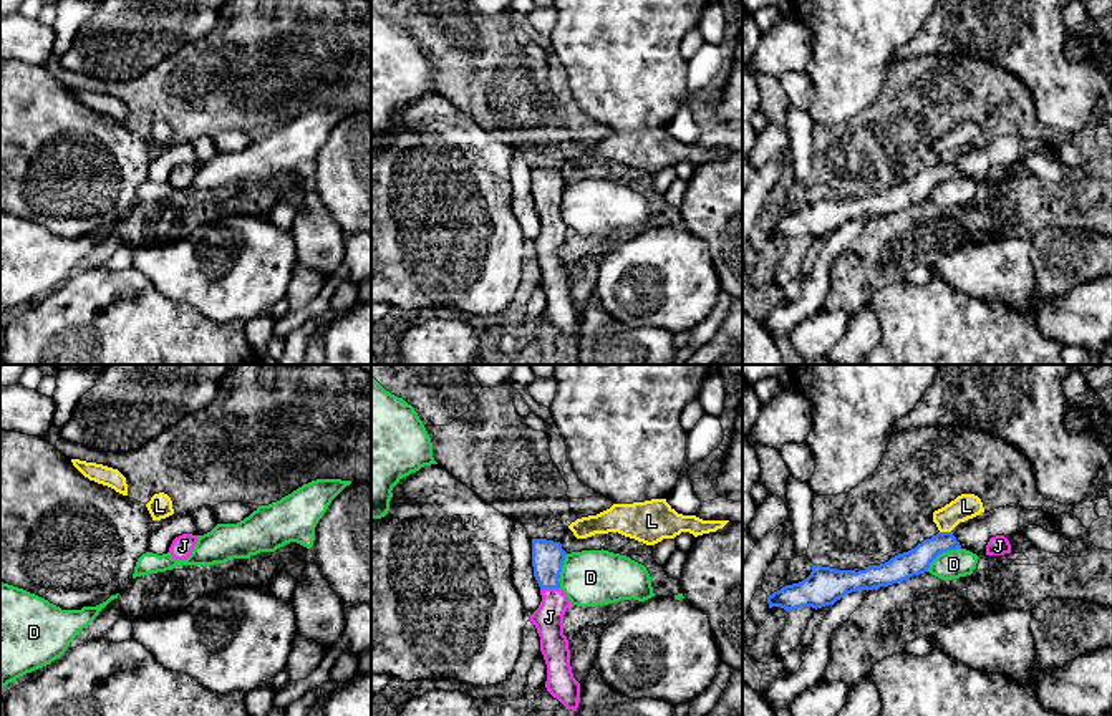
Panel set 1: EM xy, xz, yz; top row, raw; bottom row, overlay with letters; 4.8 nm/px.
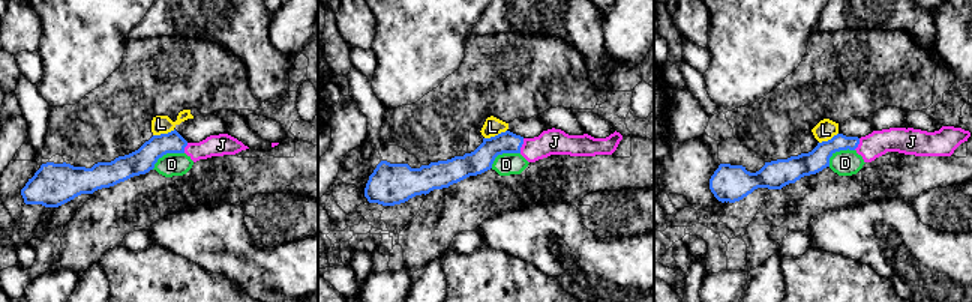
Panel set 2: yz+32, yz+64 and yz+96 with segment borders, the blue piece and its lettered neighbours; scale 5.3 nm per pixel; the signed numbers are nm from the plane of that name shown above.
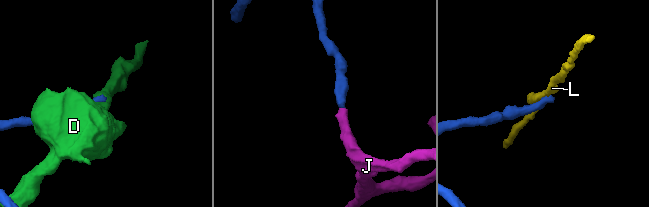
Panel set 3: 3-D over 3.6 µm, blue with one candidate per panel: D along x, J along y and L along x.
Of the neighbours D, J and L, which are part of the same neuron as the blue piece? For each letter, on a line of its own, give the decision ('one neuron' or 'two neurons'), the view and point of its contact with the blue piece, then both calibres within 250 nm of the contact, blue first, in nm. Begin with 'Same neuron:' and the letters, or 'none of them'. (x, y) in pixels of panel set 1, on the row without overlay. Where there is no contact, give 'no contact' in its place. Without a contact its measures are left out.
Same neuron: J
D: two neurons | yz (942, 181) | 130/140 nm
J: one neuron | xz (549, 216) | 160/140 nm
L: two neurons | yz (945, 161) | 130/130 nm

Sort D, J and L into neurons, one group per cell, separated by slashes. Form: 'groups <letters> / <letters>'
groups D / J / L

